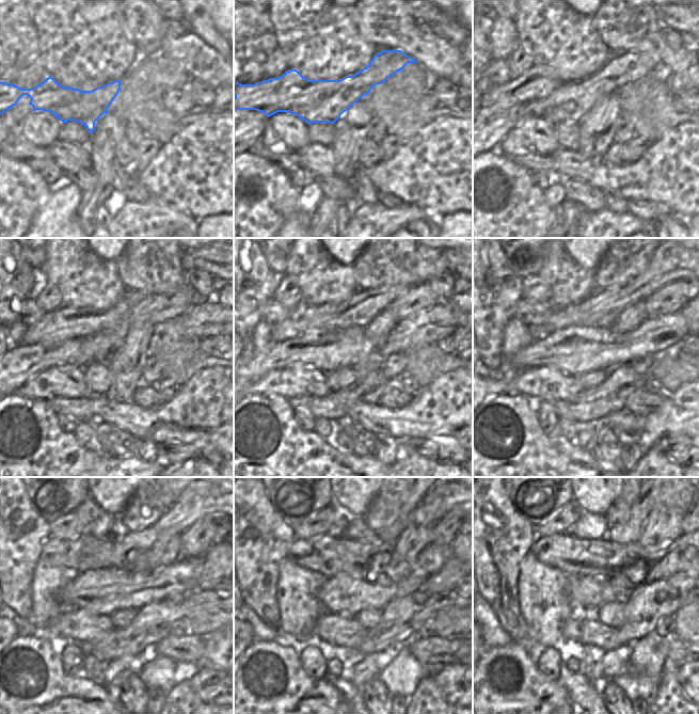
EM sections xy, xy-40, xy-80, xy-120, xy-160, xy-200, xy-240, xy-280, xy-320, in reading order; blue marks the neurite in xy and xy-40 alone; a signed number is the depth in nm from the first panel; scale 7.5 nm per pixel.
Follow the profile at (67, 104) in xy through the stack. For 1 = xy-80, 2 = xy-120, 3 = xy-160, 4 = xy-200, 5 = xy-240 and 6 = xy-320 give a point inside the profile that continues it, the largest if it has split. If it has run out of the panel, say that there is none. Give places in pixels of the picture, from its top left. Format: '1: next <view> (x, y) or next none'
1: next xy-80 (539, 90)
2: next xy-120 (65, 323)
3: next xy-160 (403, 301)
4: next xy-200 (657, 287)
5: next xy-240 (187, 517)
6: next xy-320 (689, 525)

